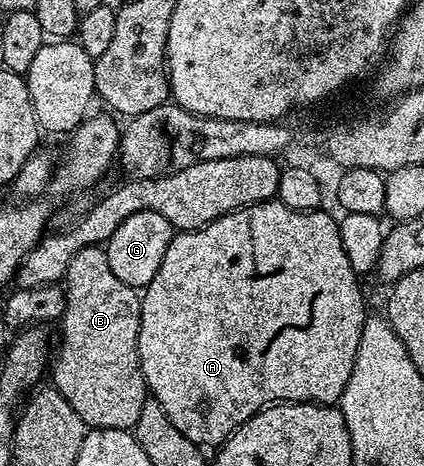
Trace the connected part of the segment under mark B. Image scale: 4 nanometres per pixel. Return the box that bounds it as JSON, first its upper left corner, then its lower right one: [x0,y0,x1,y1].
[49,246,149,431]

